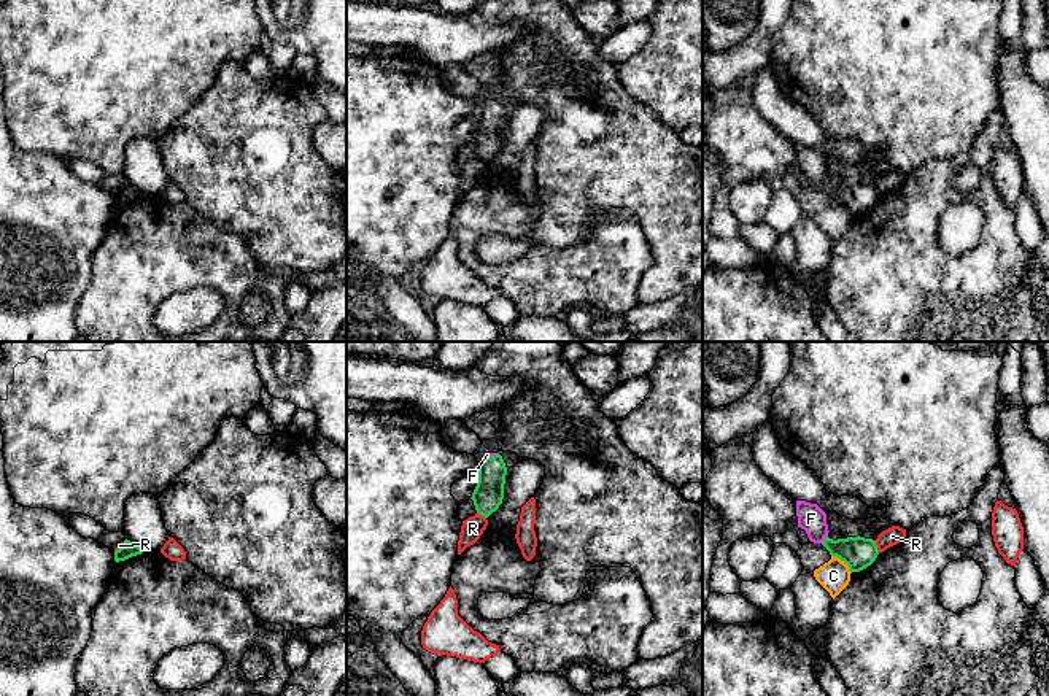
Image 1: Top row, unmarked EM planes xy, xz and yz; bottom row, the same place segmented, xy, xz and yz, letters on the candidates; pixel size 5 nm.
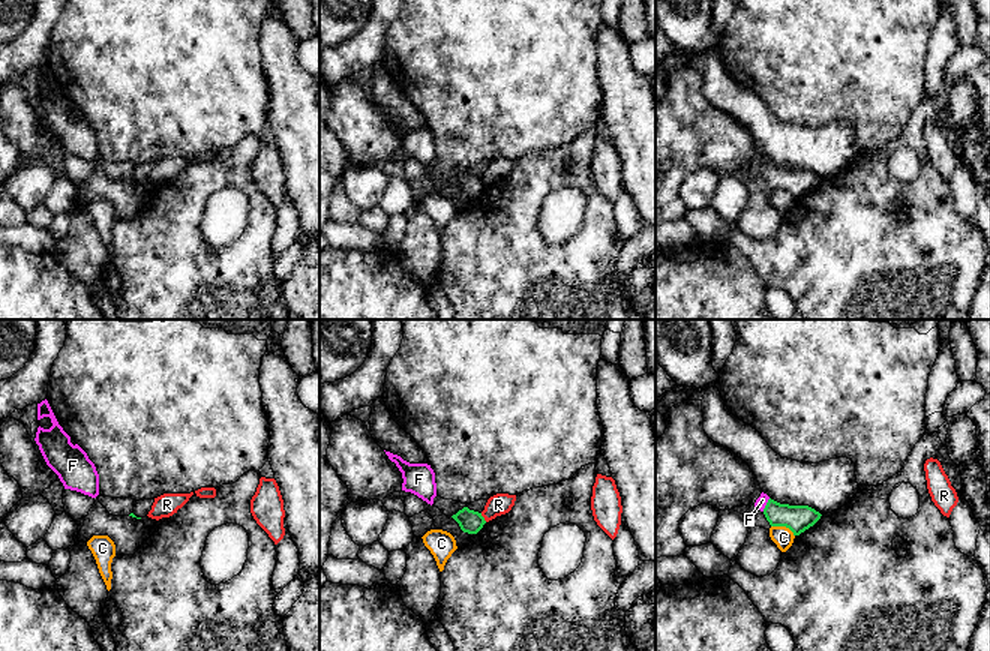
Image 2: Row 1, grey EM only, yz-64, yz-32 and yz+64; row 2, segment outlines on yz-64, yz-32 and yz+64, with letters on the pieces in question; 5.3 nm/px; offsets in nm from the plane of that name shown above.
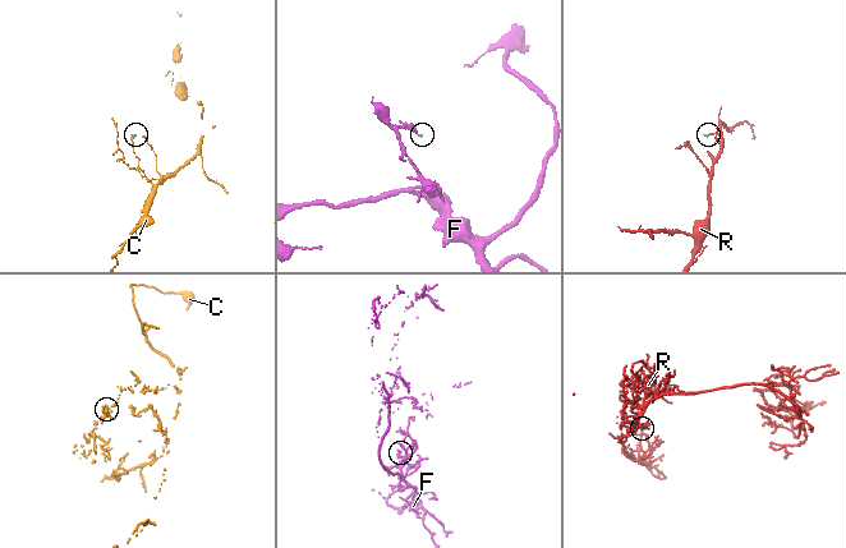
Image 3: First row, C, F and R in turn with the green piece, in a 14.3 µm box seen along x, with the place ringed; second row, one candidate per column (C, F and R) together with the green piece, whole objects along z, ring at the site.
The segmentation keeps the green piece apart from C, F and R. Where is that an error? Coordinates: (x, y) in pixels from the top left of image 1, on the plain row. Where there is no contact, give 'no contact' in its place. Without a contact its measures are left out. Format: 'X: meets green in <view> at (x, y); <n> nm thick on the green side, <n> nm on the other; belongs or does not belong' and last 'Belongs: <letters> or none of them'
C: meets green in yz at (843, 204); 160 nm thick on the green side, 160 nm on the other; does not belong
F: meets green in yz at (825, 183); 160 nm thick on the green side, 140 nm on the other; belongs
R: meets green in yz at (876, 191); 160 nm thick on the green side, 90 nm on the other; does not belong
Belongs: F

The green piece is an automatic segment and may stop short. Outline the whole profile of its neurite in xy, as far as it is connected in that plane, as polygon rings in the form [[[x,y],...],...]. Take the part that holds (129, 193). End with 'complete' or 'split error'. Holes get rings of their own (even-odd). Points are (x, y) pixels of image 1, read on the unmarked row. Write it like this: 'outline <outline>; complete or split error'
outline [[[126,183],[122,191],[114,195],[114,205],[116,207],[126,205],[132,200],[141,199],[143,195],[145,195],[143,192]]]; complete

